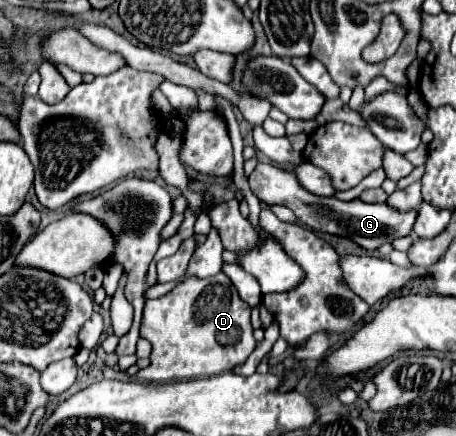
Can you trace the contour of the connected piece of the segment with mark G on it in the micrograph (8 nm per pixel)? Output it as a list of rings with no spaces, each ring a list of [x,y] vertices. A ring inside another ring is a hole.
[[[259,162],[257,168],[251,172],[249,188],[259,200],[265,200],[267,204],[283,204],[289,210],[293,210],[297,220],[307,224],[309,228],[313,228],[317,232],[339,234],[339,236],[351,238],[361,248],[371,250],[371,252],[377,250],[379,246],[383,246],[385,242],[393,242],[395,238],[409,236],[413,232],[413,224],[417,220],[417,210],[399,212],[387,204],[365,204],[361,200],[341,202],[335,198],[321,198],[321,196],[309,194],[307,190],[303,190],[299,186],[293,172],[285,172],[273,164],[263,164],[263,162]]]

